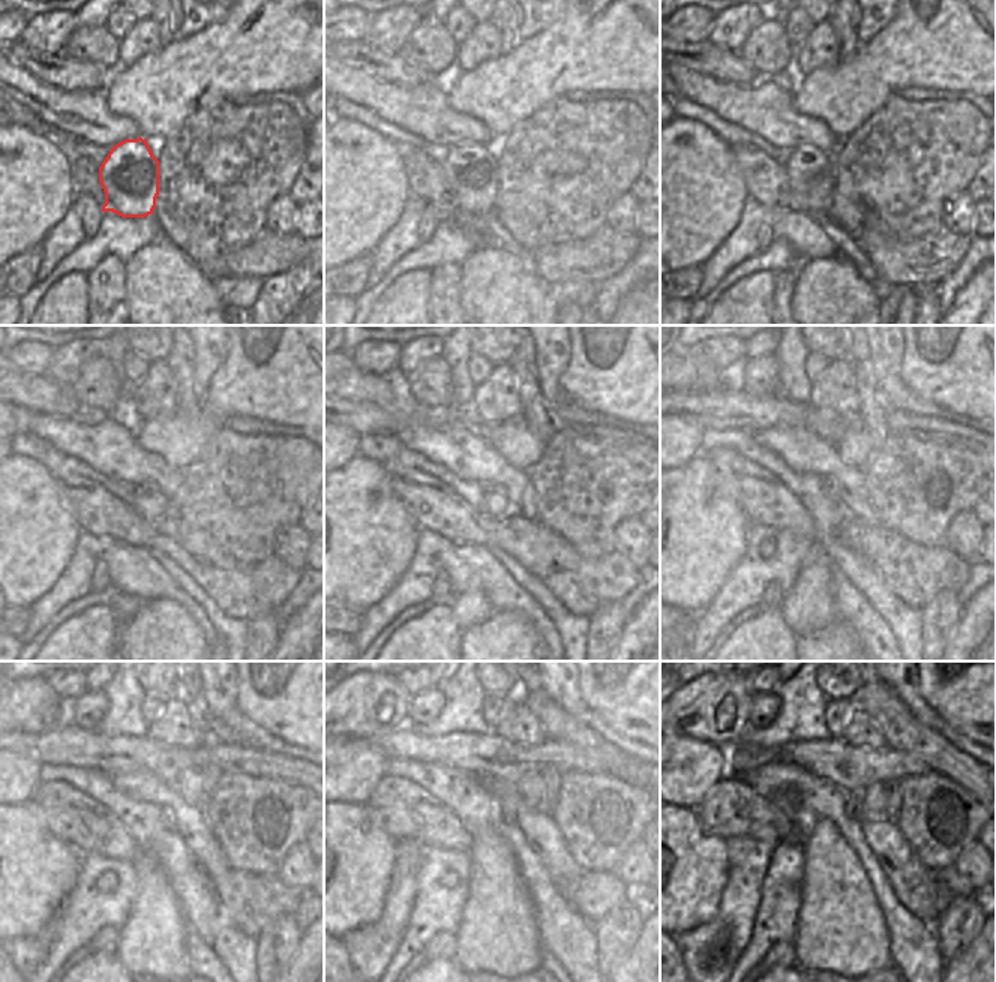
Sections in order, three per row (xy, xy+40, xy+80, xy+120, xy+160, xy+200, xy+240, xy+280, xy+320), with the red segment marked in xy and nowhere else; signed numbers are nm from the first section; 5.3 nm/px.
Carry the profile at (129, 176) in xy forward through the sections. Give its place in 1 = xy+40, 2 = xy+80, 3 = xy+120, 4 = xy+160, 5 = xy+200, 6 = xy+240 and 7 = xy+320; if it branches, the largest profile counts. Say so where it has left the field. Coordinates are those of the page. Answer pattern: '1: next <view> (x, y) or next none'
1: next xy+40 (473, 173)
2: next xy+80 (810, 170)
3: next xy+120 (149, 502)
4: next xy+160 (494, 499)
5: next xy+200 (828, 485)
6: next xy+240 (167, 814)
7: next xy+320 (854, 807)

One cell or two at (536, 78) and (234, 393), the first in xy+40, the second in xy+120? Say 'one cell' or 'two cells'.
one cell

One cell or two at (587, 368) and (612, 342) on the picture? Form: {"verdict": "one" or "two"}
{"verdict": "one"}

